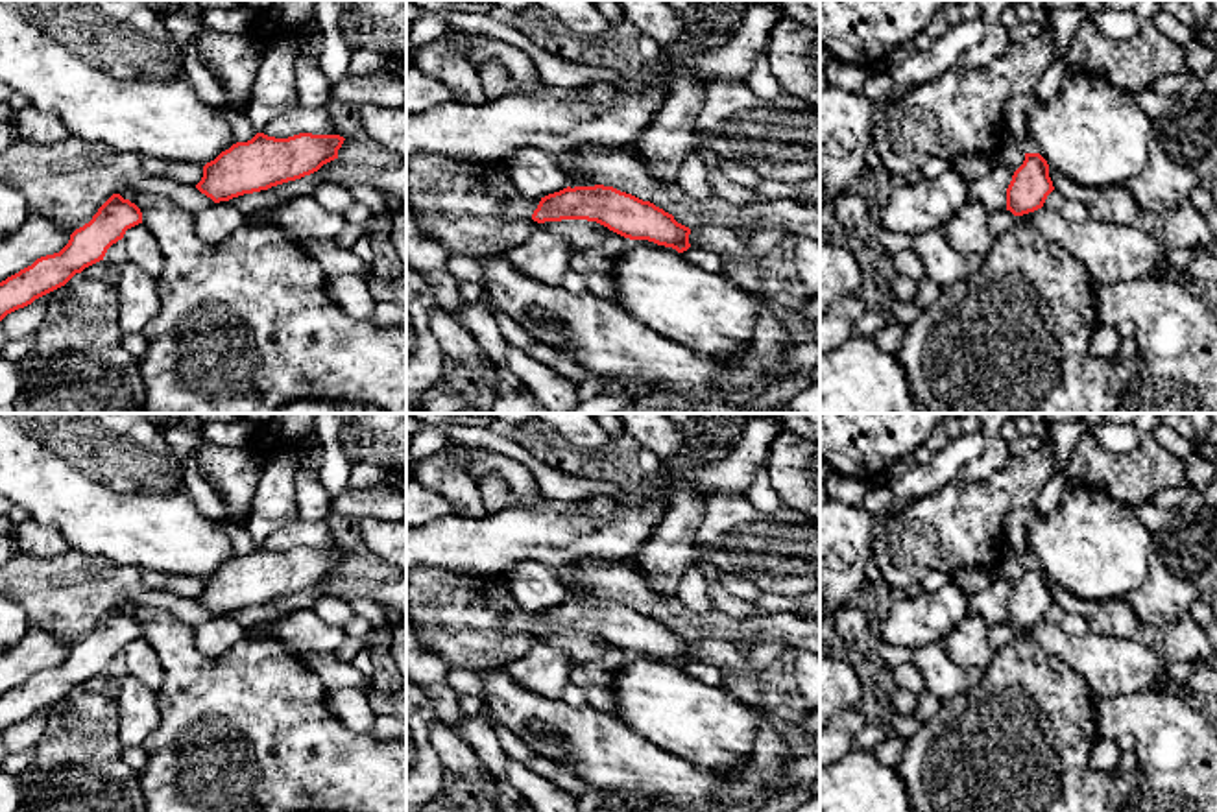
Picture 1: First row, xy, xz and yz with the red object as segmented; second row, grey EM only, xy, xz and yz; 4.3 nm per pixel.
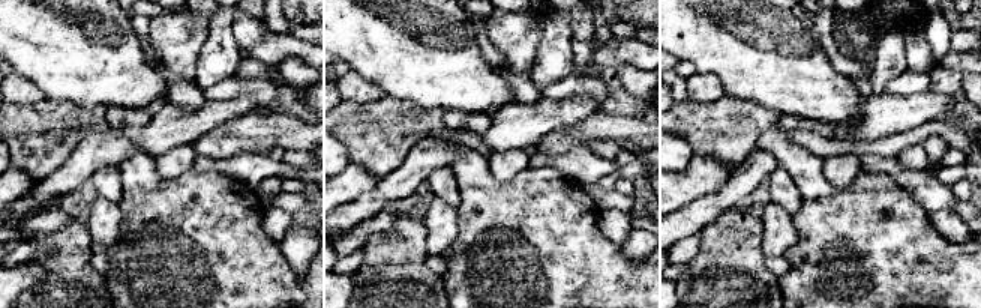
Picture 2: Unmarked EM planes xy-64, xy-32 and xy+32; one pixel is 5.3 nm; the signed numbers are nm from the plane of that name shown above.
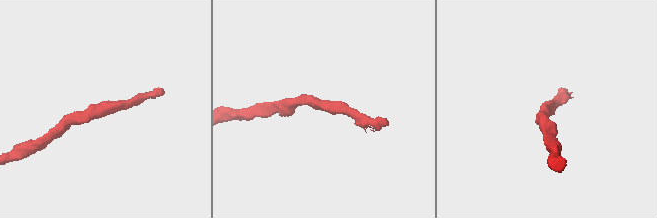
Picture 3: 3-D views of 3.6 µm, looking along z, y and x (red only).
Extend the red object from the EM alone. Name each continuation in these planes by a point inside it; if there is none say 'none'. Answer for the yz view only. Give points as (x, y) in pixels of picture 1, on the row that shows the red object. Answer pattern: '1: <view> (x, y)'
none

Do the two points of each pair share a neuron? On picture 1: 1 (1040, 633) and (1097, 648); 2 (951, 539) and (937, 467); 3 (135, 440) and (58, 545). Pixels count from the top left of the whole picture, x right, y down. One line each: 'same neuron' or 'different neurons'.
1: same neuron
2: different neurons
3: different neurons

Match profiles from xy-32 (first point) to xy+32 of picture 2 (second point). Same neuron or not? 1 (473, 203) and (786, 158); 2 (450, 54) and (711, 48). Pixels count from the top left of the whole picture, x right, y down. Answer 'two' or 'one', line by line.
1: one
2: one

